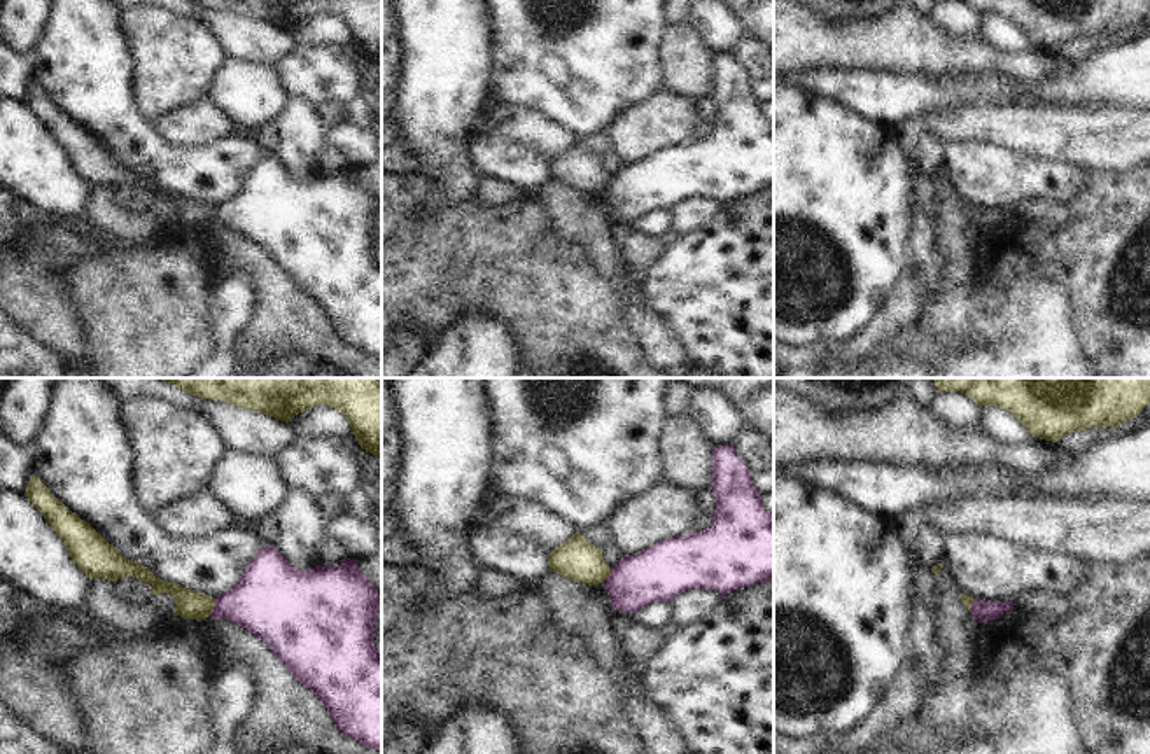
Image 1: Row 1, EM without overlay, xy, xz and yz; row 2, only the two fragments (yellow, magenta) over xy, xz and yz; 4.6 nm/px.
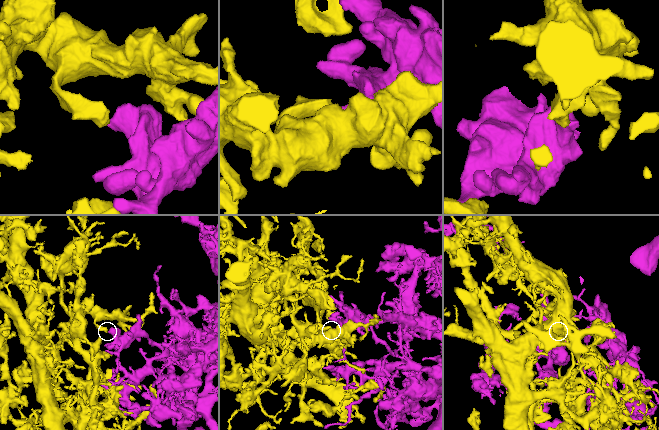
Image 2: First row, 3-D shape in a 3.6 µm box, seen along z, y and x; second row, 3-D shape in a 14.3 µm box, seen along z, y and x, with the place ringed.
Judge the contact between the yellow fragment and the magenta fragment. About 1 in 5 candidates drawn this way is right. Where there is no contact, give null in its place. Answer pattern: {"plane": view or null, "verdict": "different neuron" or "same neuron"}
{"plane": "xy", "verdict": "different neuron"}

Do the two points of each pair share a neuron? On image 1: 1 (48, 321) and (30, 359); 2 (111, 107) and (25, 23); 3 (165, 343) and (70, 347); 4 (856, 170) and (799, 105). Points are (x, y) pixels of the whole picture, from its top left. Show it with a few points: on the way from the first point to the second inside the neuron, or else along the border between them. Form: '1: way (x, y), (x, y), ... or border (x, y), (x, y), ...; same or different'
1: border (18, 324), (35, 342), (62, 359); different
2: border (48, 18), (39, 42), (28, 55); different
3: border (74, 307), (81, 319), (84, 350), (90, 359); different
4: way (841, 154), (807, 121); same

